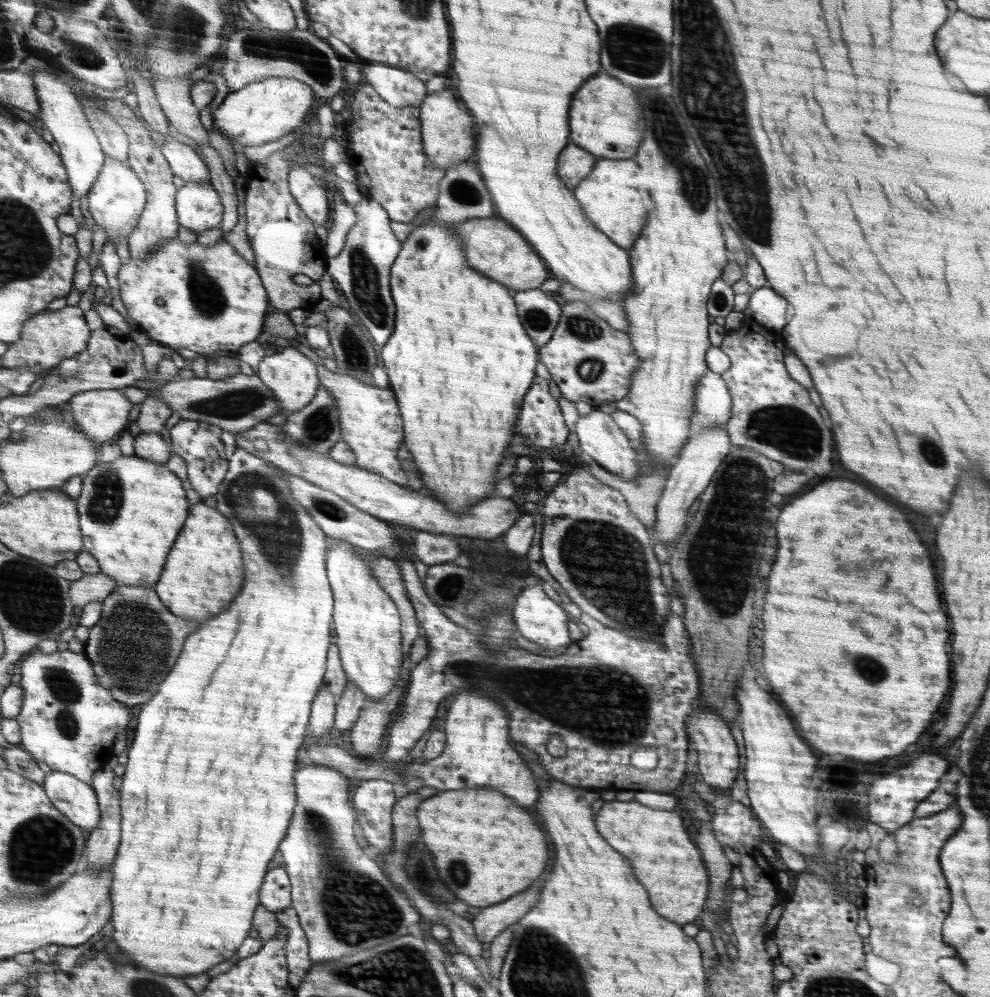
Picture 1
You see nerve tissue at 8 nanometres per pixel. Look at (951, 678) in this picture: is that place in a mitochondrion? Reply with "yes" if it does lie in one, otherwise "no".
no

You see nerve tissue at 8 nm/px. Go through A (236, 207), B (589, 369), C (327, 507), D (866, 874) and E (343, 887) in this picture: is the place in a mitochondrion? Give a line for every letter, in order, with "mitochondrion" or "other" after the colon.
A: other
B: mitochondrion
C: mitochondrion
D: other
E: mitochondrion

